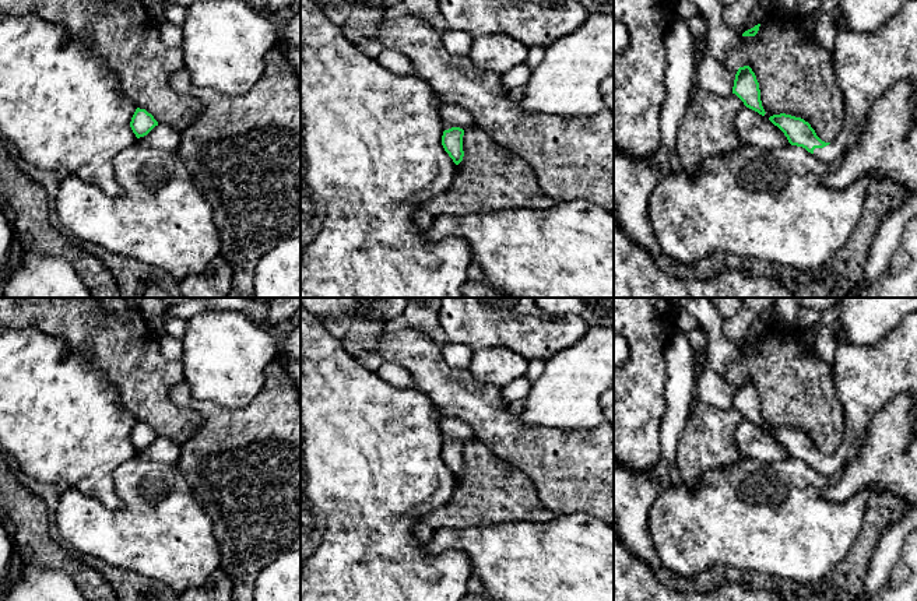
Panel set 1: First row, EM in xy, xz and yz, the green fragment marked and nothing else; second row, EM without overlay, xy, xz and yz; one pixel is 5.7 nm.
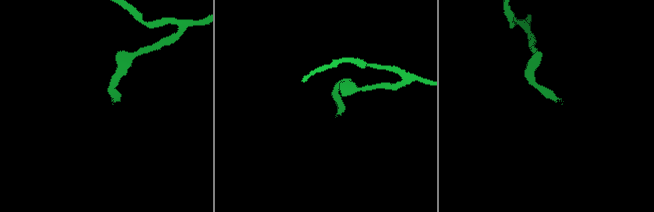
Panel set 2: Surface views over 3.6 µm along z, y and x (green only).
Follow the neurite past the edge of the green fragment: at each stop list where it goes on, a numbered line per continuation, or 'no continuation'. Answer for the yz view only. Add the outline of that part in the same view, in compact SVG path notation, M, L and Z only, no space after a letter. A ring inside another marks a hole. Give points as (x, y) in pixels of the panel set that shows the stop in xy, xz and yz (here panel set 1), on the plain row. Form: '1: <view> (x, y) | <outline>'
1: yz (865, 378) | M917 310L904 316L902 323L876 344L837 341L832 380L843 405L843 442L829 458L814 463L814 467L830 481L855 454L874 417L890 400L902 394L910 394L917 400Z

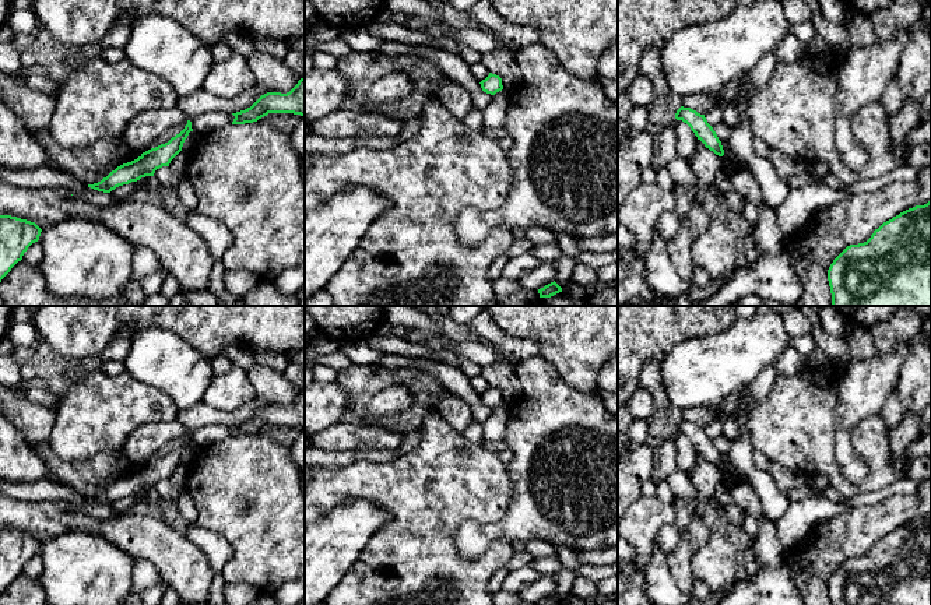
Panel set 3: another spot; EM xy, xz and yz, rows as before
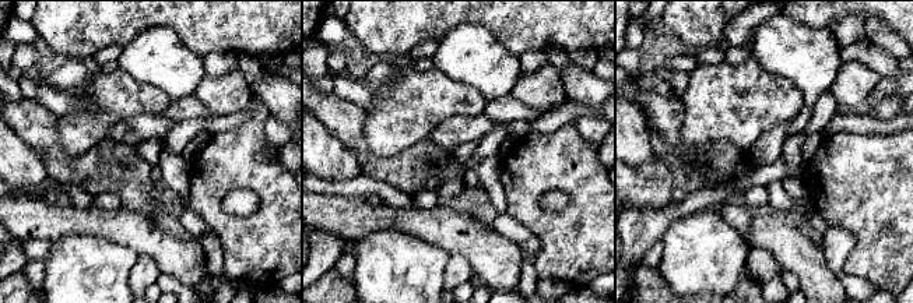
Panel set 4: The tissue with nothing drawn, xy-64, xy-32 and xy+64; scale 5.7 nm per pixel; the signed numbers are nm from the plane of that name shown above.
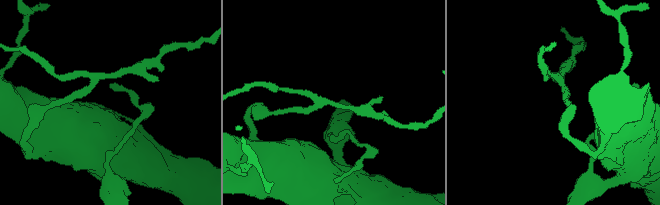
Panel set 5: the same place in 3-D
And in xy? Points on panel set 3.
no continuation

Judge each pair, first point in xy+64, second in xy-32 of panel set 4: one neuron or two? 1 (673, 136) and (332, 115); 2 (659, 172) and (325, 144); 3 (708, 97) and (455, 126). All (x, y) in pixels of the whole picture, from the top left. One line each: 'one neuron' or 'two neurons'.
1: one neuron
2: two neurons
3: two neurons

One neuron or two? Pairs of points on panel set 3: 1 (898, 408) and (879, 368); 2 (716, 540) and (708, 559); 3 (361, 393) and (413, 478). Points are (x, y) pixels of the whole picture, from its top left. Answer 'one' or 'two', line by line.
1: two
2: one
3: two

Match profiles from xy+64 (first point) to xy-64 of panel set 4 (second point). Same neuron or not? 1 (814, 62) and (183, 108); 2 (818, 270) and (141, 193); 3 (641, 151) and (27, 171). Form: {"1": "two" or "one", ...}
{"1": "two", "2": "two", "3": "one"}

